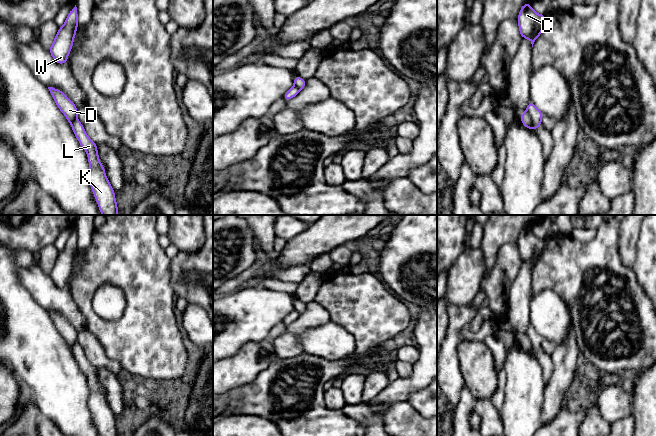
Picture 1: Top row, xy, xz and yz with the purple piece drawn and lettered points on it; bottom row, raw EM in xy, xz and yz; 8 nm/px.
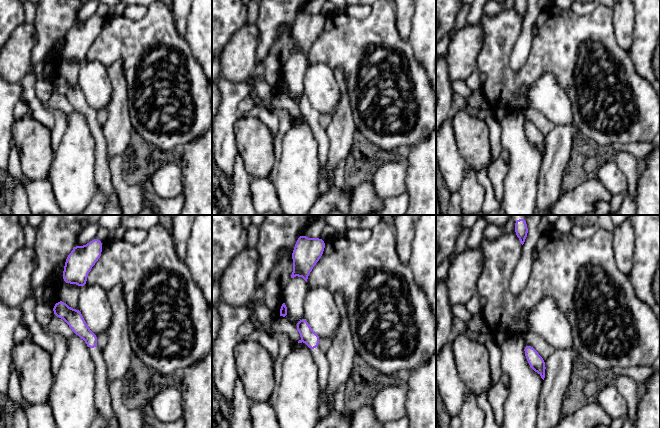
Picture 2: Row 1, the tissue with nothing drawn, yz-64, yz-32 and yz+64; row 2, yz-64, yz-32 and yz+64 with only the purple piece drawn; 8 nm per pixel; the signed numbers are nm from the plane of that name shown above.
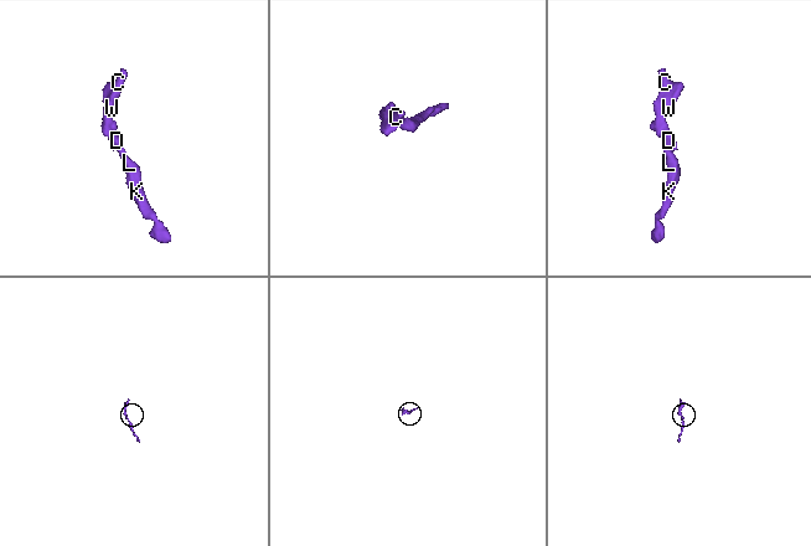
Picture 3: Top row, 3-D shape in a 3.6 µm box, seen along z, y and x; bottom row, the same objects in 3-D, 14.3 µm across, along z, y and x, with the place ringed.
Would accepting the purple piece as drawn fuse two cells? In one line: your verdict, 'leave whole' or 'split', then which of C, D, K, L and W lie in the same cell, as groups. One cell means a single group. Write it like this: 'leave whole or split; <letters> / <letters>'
split; C D W / K L

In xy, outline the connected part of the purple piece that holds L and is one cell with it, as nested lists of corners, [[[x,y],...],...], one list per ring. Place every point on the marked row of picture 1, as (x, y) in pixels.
[[[78,119],[74,120],[71,126],[80,145],[88,155],[89,182],[101,214],[117,215],[118,206],[116,204],[115,192],[106,177],[105,168],[99,161],[97,144],[88,137]]]

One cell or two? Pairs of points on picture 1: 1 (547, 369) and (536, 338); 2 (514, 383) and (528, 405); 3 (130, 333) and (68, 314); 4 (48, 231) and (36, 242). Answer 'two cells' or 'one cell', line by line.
1: one cell
2: one cell
3: two cells
4: one cell

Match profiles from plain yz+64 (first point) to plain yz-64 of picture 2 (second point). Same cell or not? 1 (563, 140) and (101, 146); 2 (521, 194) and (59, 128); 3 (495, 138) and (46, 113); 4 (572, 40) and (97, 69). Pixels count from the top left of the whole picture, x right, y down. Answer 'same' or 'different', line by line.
1: different
2: different
3: same
4: different

